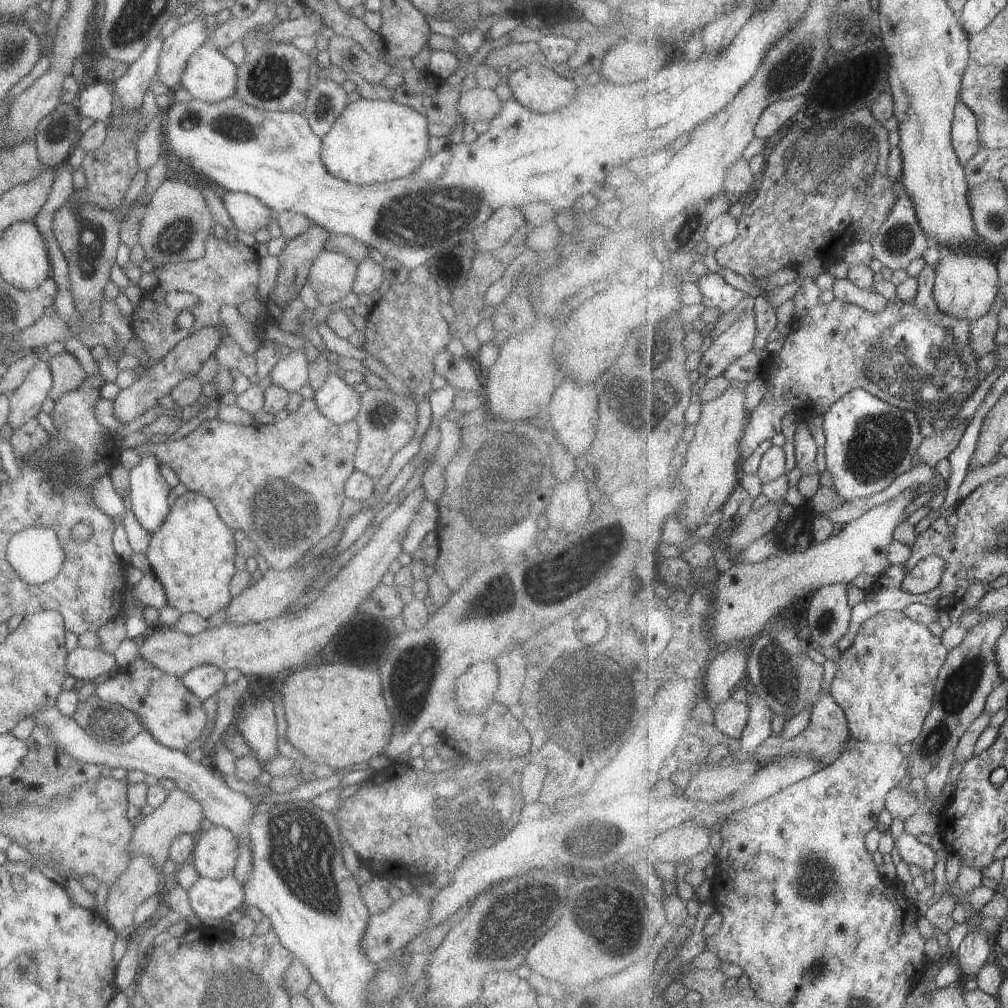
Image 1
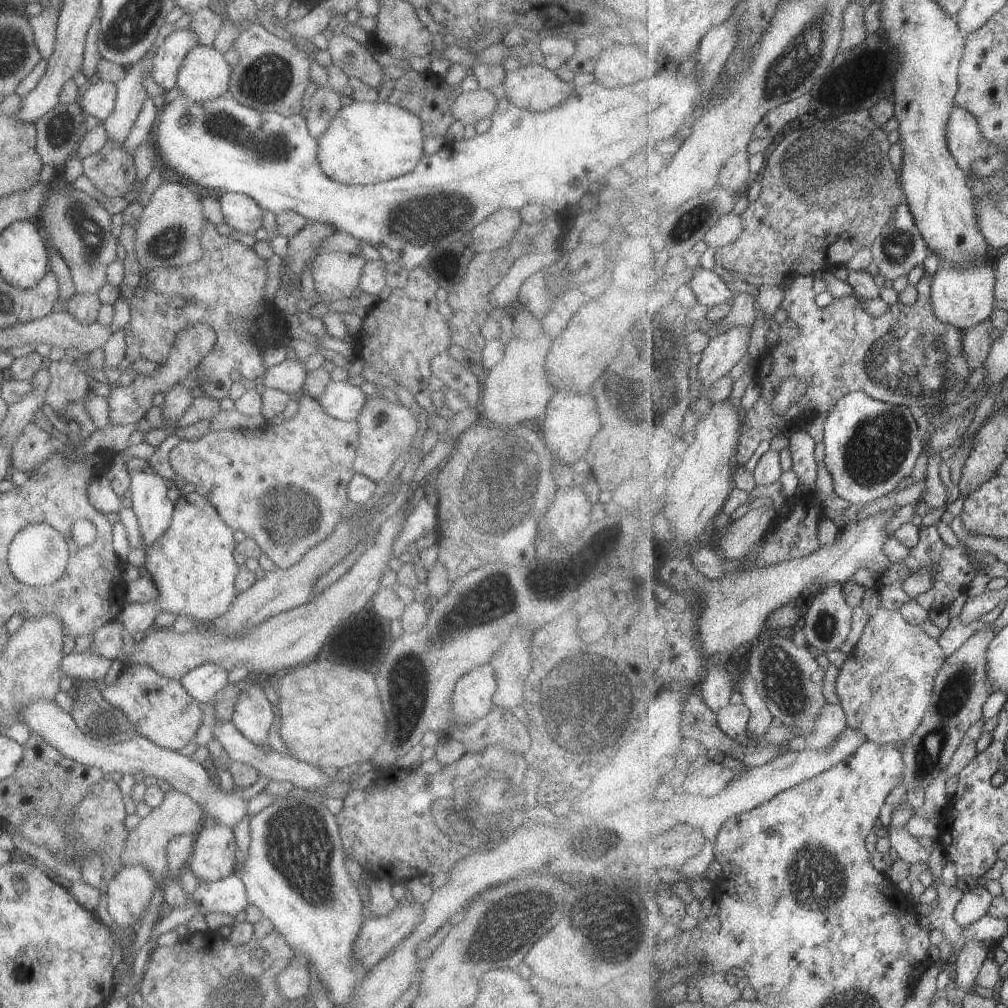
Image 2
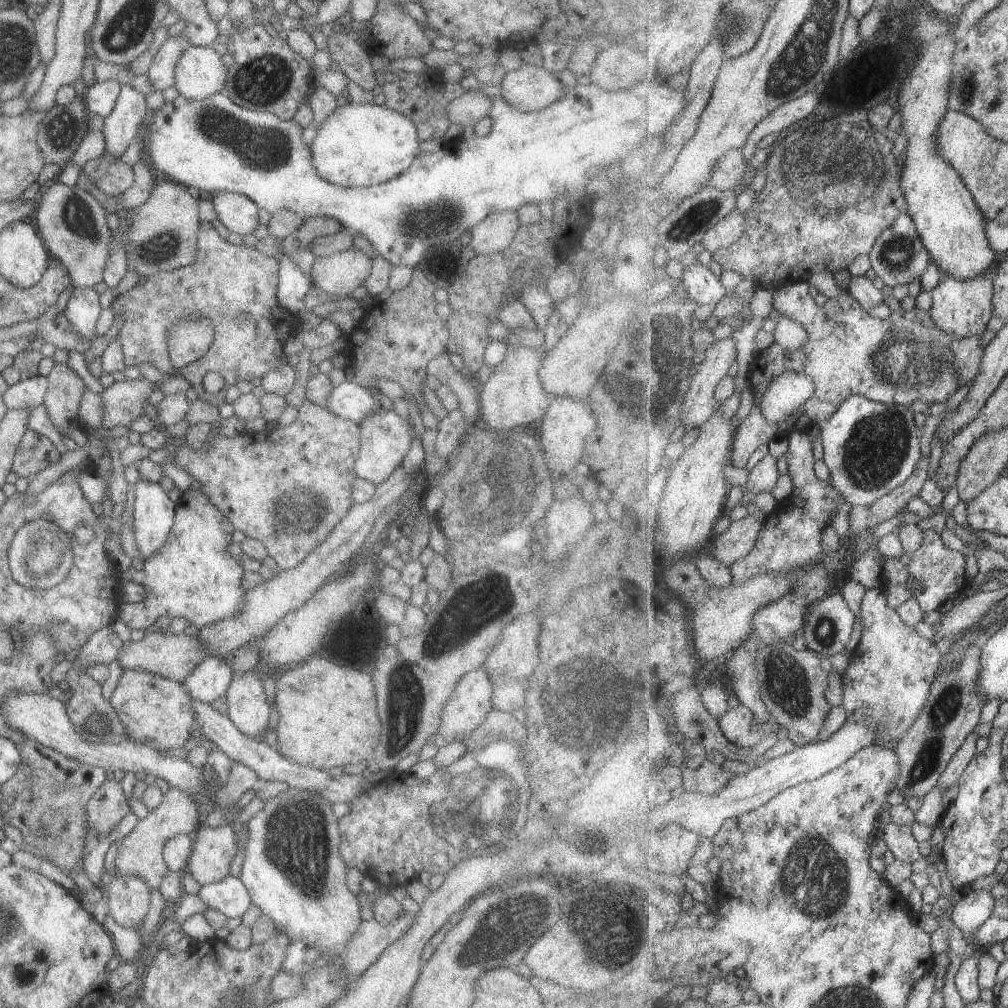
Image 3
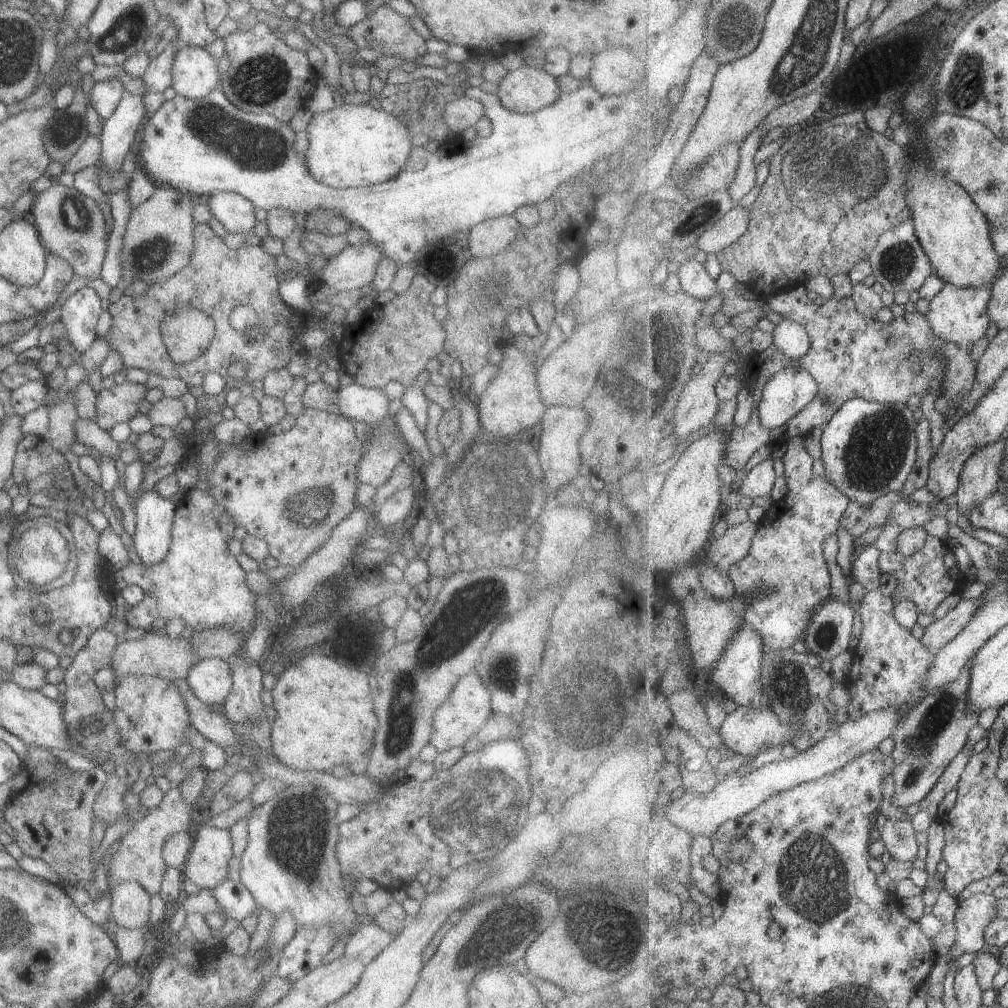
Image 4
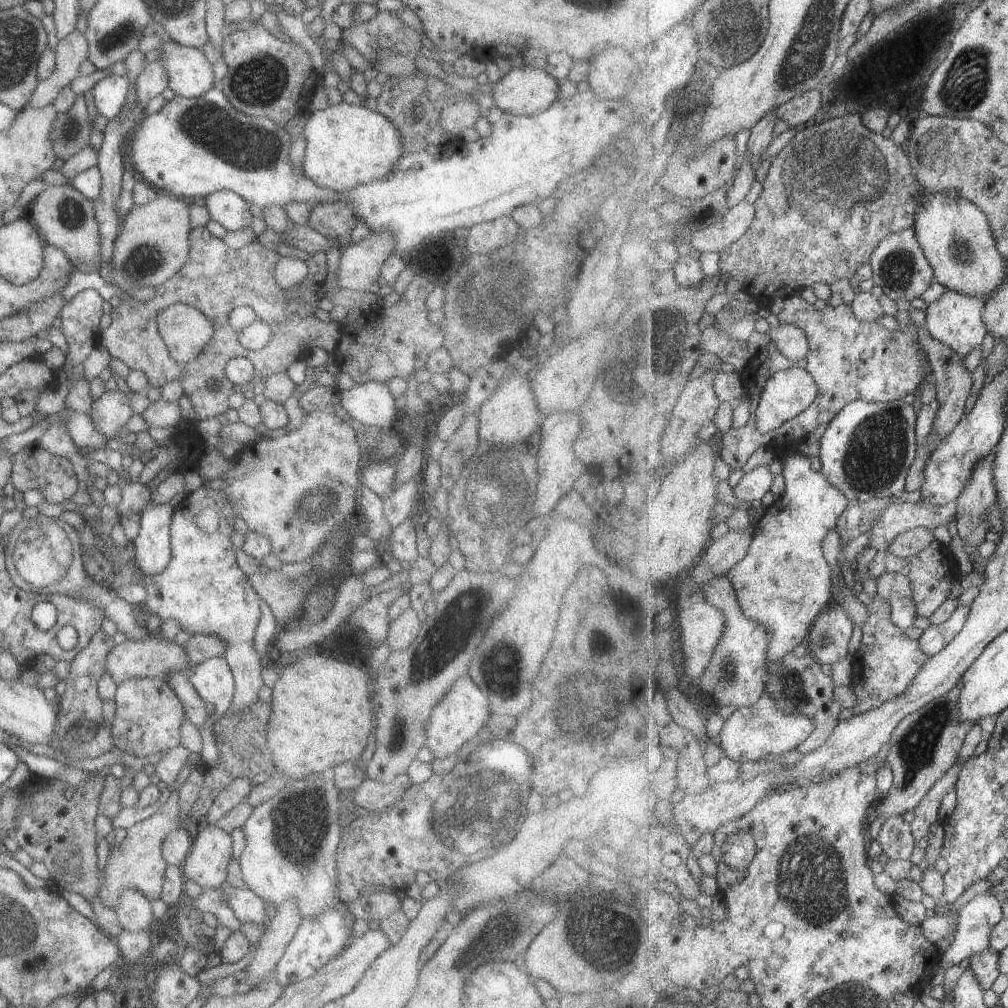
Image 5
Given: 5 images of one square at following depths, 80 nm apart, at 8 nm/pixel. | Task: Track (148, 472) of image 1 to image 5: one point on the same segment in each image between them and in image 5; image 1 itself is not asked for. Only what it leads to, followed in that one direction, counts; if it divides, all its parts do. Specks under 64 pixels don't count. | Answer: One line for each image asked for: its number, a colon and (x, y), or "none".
2: (147, 492)
3: (153, 511)
4: (153, 515)
5: (152, 546)

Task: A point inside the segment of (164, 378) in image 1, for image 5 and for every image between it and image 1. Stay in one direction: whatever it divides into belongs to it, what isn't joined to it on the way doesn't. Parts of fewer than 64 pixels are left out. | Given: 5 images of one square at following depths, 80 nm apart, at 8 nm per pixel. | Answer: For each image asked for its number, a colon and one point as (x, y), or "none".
2: (128, 404)
3: (123, 402)
4: (185, 333)
5: (184, 331)

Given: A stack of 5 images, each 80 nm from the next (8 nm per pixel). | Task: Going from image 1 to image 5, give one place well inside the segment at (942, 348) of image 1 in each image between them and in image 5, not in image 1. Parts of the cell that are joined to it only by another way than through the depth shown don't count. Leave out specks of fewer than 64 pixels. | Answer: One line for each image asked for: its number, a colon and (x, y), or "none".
2: (908, 357)
3: (907, 357)
4: (851, 356)
5: (850, 360)

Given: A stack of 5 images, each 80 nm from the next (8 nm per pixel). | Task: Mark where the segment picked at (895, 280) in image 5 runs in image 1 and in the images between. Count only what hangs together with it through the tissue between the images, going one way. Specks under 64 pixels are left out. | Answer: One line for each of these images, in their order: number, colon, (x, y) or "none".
1: (901, 239)
2: (901, 247)
3: (899, 257)
4: (900, 264)

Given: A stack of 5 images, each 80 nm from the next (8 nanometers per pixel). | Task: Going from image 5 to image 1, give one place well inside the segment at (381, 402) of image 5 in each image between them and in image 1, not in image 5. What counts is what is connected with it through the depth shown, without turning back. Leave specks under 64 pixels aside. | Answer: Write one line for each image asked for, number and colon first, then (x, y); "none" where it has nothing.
1: (337, 401)
2: (340, 400)
3: (347, 400)
4: (366, 404)

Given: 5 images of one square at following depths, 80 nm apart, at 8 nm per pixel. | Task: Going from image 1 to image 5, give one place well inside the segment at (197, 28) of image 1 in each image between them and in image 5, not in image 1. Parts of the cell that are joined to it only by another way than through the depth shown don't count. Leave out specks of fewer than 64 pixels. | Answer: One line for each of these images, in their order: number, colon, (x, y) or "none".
2: (167, 58)
3: (160, 74)
4: (157, 77)
5: (152, 80)

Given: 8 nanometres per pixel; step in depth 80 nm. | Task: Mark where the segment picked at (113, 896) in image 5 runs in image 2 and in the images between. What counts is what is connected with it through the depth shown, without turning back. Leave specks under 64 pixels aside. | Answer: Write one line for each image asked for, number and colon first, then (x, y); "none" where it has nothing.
2: (177, 814)
3: (139, 853)
4: (137, 859)

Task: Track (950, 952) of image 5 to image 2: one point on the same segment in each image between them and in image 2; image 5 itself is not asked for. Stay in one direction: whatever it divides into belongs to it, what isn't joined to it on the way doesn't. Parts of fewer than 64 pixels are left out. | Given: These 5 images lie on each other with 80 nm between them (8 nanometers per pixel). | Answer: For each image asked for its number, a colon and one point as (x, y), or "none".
2: (974, 906)
3: (976, 907)
4: (974, 914)

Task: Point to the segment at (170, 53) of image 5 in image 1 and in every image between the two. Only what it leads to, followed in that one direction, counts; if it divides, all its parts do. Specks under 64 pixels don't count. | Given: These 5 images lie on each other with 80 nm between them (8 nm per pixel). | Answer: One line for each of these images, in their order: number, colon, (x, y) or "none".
1: (208, 76)
2: (203, 75)
3: (199, 72)
4: (194, 74)

